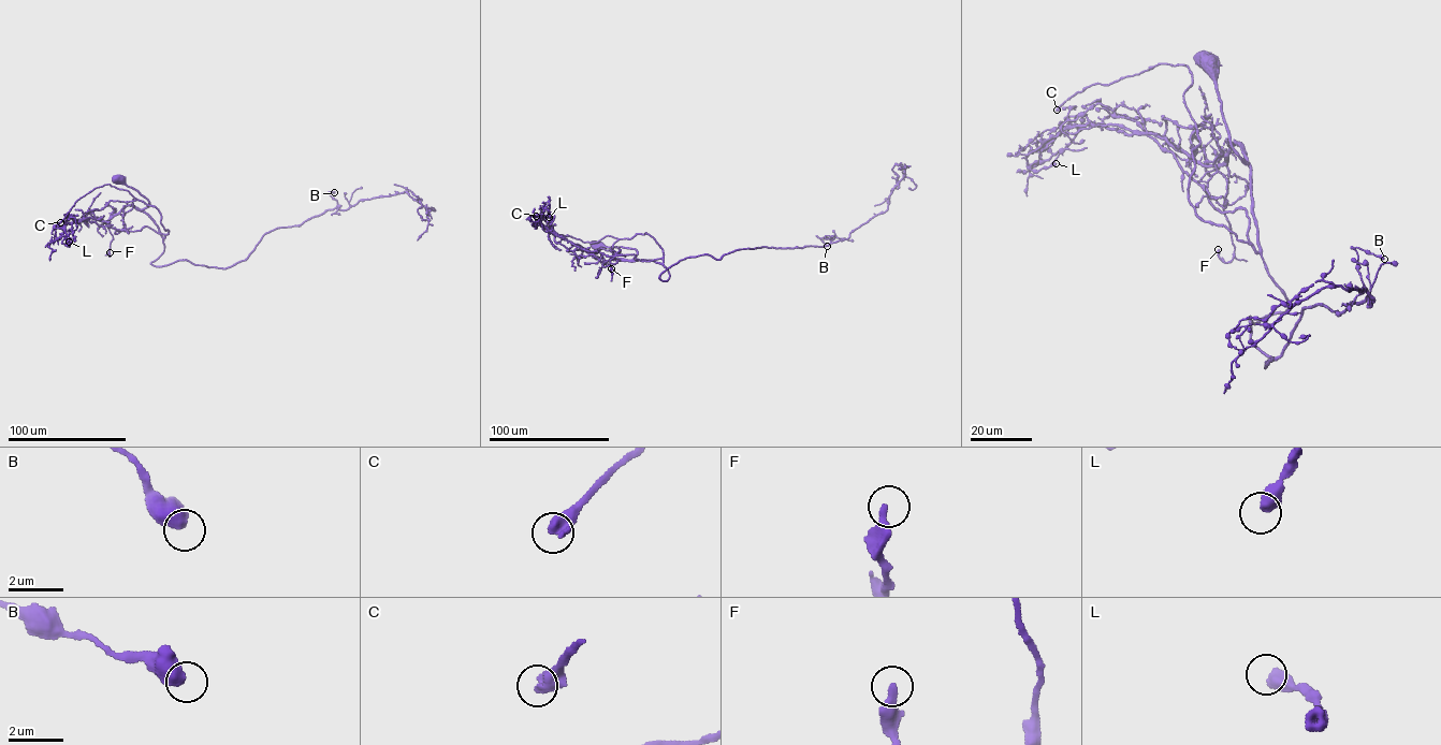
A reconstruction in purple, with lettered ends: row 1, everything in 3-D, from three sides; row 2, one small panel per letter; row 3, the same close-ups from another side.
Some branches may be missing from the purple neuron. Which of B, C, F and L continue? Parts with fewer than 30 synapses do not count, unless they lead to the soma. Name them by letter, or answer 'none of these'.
C

